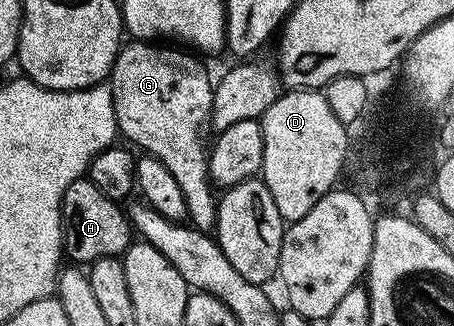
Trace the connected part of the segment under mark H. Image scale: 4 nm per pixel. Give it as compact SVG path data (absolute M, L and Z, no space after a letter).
M90 178L74 180L69 185L62 203L62 215L66 227L66 253L74 264L89 265L113 259L130 248L131 225L120 208L122 206Z

